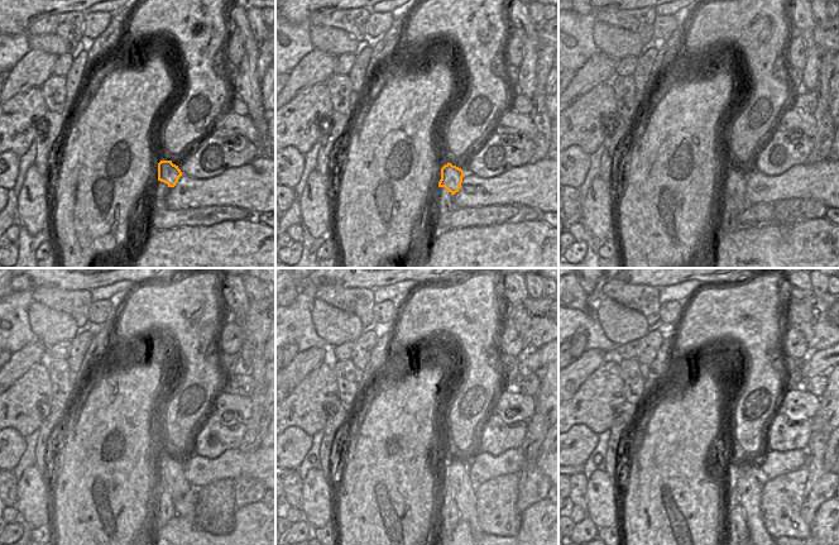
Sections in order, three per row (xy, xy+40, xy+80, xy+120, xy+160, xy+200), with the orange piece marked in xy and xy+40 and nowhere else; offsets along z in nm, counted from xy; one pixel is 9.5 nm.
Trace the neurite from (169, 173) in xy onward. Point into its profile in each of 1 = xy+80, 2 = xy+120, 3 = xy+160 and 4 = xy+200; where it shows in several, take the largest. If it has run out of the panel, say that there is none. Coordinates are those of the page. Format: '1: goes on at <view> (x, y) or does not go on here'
1: goes on at xy+80 (734, 182)
2: goes on at xy+120 (171, 469)
3: goes on at xy+160 (455, 472)
4: goes on at xy+200 (748, 482)

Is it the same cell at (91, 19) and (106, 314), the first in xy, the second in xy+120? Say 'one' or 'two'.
one

